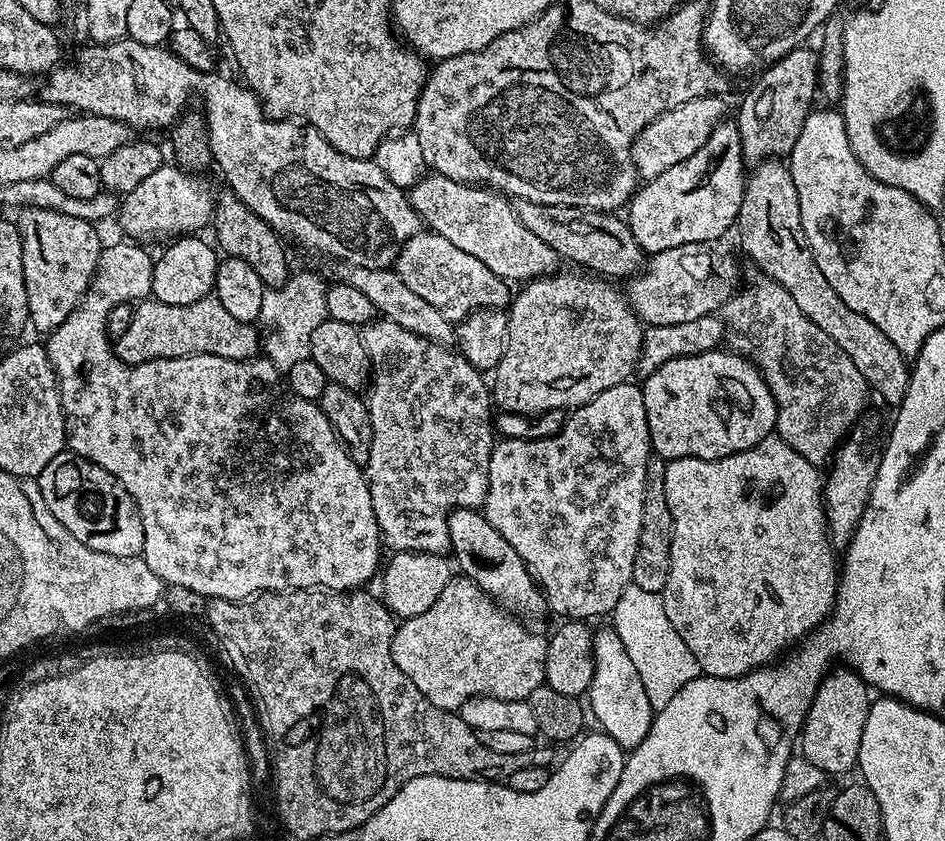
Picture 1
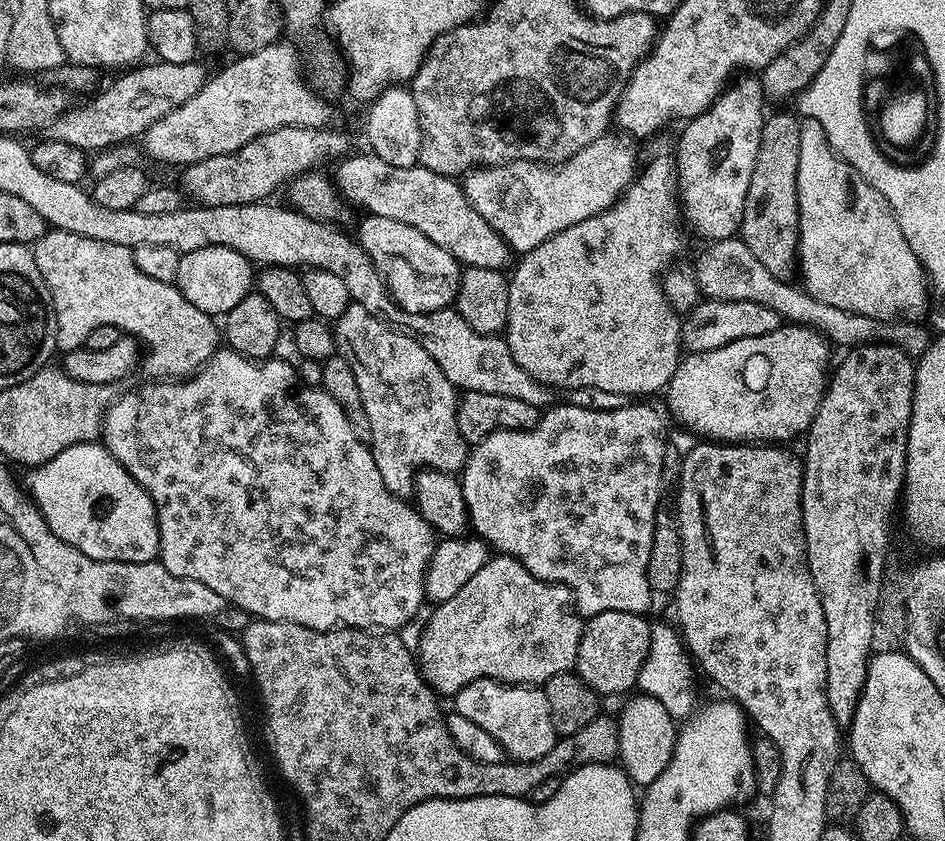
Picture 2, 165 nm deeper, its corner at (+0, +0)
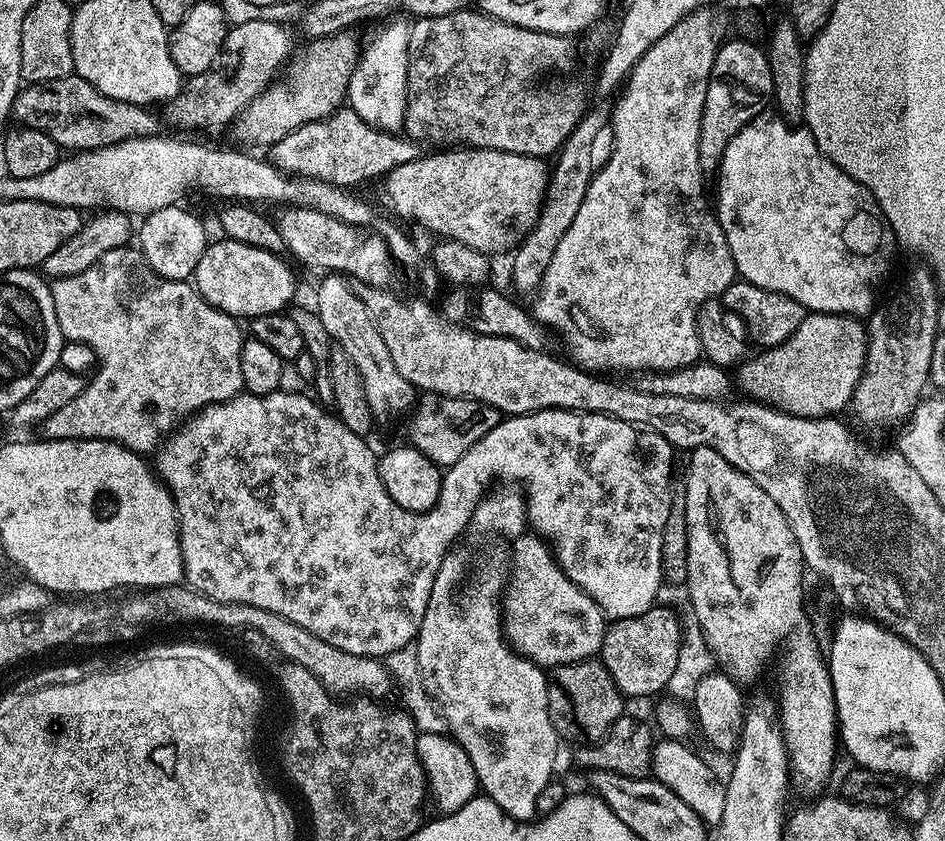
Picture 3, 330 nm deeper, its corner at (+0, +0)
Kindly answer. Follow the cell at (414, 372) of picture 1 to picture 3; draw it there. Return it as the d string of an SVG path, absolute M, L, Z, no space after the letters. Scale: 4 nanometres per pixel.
M328 274L323 278L325 280L316 288L315 314L322 326L326 326L326 334L330 334L333 345L346 350L346 354L350 354L350 362L358 366L358 374L362 374L362 386L366 386L366 402L370 402L373 417L380 419L381 416L388 420L399 412L407 413L414 404L414 389L410 382L406 382L406 378L402 378L402 374L398 374L370 310L366 310L362 298L354 294L351 283L343 275Z

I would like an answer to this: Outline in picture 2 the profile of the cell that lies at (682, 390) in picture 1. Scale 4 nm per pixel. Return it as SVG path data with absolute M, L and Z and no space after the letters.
M784 322L770 334L762 334L758 338L738 338L738 342L730 342L718 350L685 355L666 389L668 408L682 427L712 442L784 442L780 440L803 437L812 425L830 379L828 359L832 356L831 351L833 349L823 332L804 324Z

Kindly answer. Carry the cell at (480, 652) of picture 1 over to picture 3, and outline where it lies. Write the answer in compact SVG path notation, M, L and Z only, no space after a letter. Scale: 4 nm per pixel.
M525 530L521 536L515 537L510 544L510 575L508 587L504 589L502 597L502 619L504 635L512 649L519 656L533 660L545 670L551 670L563 664L573 664L579 660L593 659L599 653L604 641L606 617L604 611L590 598L590 594L583 592L562 570L556 560L556 553L552 551L543 536L537 536L531 530Z

